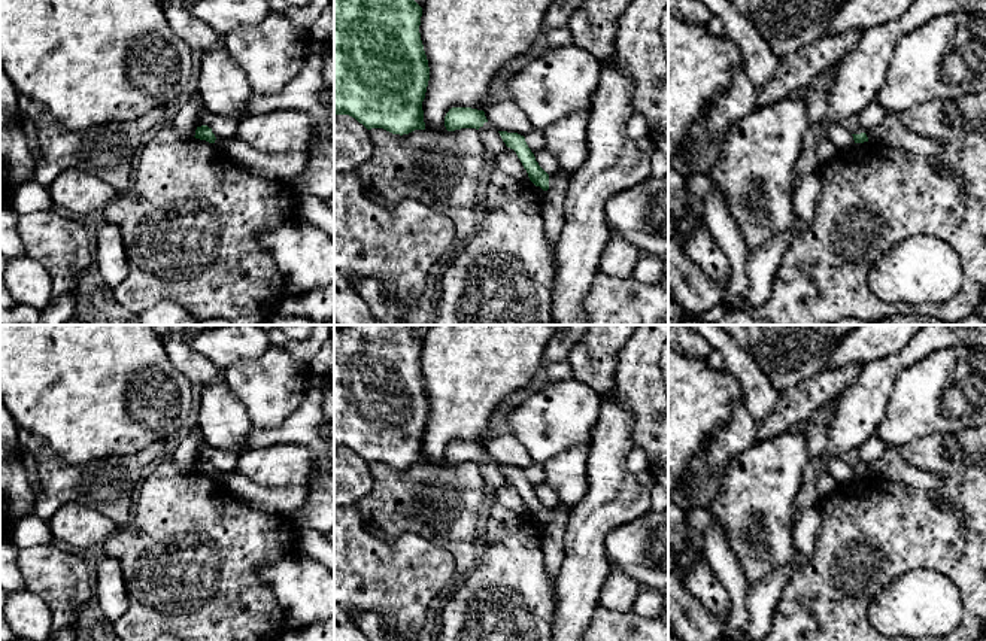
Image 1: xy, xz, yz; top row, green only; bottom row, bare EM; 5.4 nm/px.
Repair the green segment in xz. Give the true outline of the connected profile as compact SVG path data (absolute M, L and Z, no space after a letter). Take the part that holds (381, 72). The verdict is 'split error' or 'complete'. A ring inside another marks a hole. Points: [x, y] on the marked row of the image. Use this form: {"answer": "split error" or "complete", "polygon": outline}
{"answer": "complete", "polygon": "M334 0L334 116L349 115L367 130L383 128L400 136L425 130L422 101L430 80L430 67L419 33L421 16L422 7L415 0Z"}

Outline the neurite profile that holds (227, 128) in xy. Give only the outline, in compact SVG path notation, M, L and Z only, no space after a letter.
M203 107L198 112L198 122L201 125L207 125L216 139L222 142L228 140L230 137L236 136L237 121L230 118L222 118L219 115L213 115Z

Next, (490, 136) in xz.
M485 122L479 128L479 134L489 155L497 157L497 155L501 155L507 149L498 130L494 128L489 122Z

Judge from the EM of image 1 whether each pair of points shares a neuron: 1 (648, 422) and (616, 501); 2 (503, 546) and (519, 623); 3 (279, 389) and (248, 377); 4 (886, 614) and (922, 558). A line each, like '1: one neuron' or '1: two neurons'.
1: two neurons
2: one neuron
3: one neuron
4: two neurons

